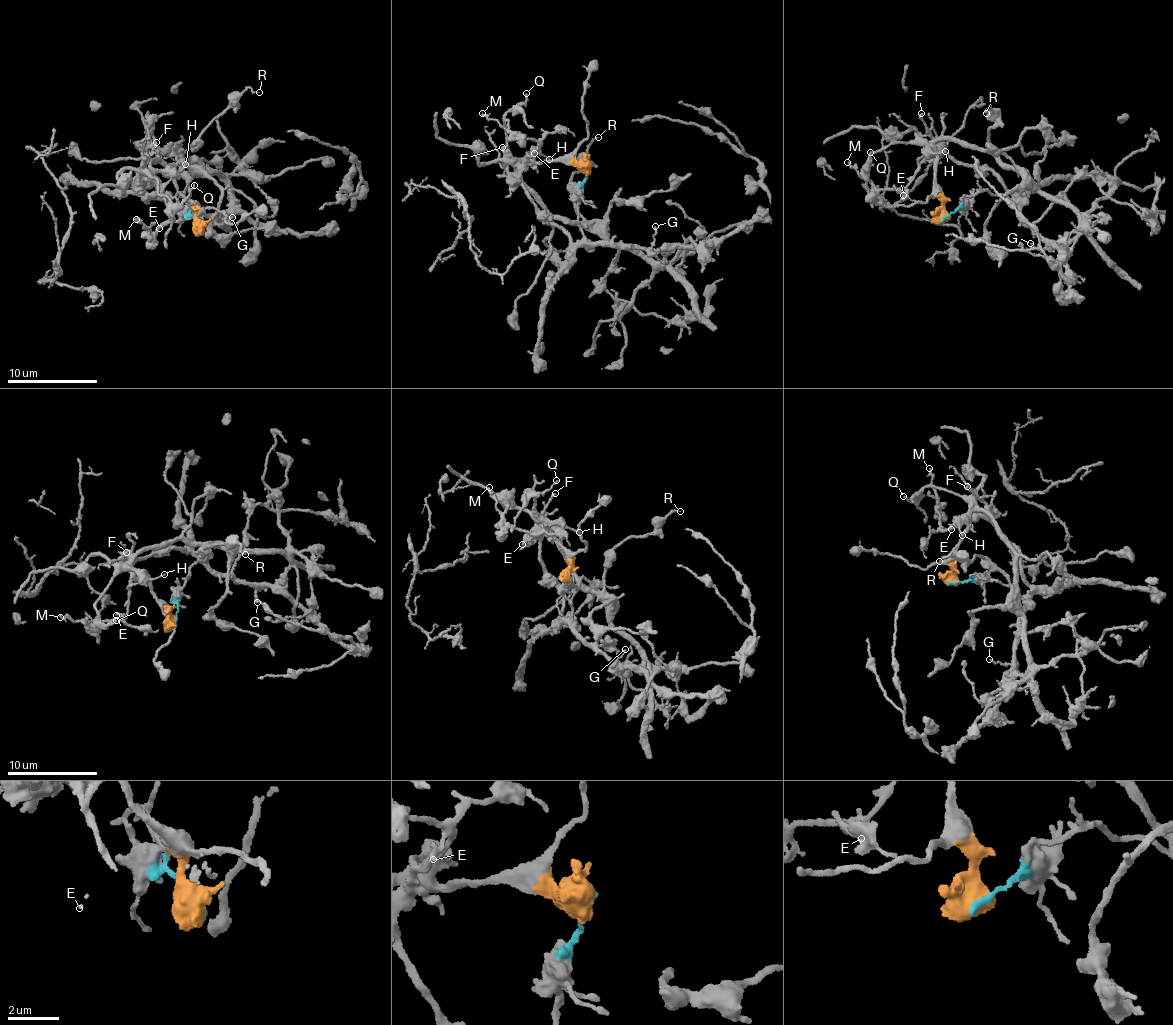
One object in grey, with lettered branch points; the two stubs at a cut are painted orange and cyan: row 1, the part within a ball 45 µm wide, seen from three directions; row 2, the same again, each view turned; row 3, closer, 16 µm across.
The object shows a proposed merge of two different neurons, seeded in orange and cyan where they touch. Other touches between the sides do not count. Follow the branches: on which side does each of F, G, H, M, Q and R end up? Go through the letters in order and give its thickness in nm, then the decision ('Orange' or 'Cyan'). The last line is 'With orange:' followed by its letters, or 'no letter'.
F: Thickness 240 nm. Cyan
G: Thickness 150 nm. Cyan
H: Thickness 140 nm. Orange
M: Thickness 220 nm. Cyan
Q: Thickness 140 nm. Orange
R: Thickness 140 nm. Orange
With orange: H, Q, R

